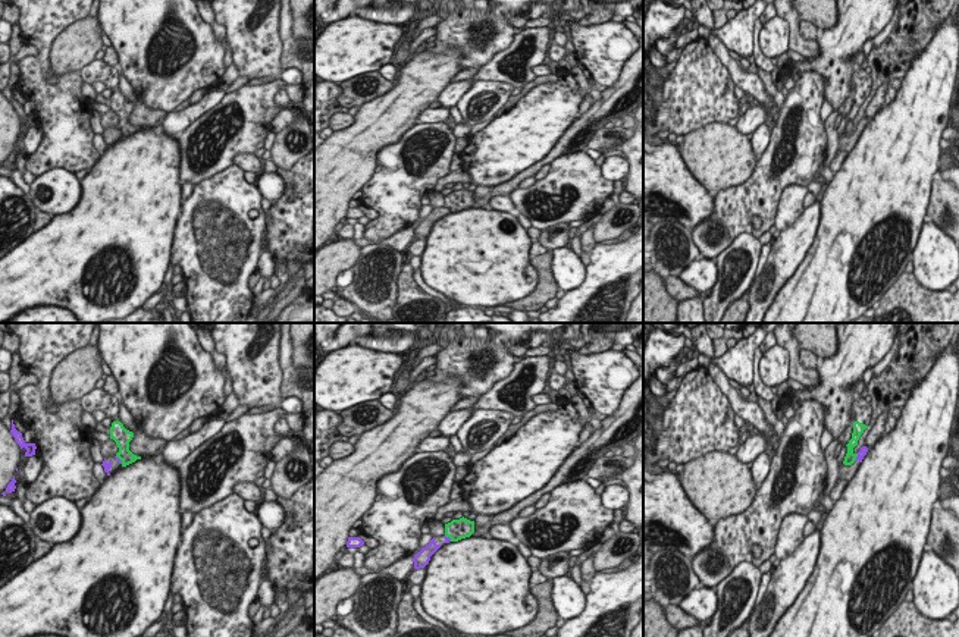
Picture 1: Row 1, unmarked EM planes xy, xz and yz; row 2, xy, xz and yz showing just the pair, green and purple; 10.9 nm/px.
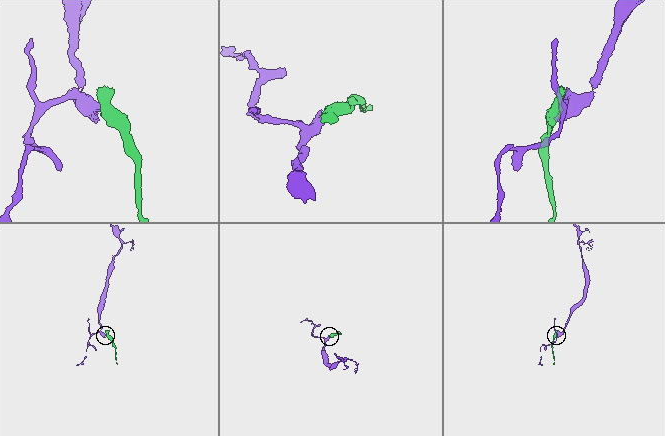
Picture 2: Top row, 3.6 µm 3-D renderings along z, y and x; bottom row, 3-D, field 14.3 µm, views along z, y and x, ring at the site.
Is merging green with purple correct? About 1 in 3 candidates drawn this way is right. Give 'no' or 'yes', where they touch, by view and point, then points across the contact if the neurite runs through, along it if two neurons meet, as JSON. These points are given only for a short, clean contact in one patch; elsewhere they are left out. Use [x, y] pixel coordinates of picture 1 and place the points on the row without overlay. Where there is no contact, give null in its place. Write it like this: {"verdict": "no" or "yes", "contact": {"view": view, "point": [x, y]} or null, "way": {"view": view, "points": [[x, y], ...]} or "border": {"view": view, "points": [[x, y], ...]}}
{"verdict": "no", "contact": {"view": "xy", "point": [119, 129]}, "border": {"view": "xy", "points": [[116, 126], [122, 134]]}}

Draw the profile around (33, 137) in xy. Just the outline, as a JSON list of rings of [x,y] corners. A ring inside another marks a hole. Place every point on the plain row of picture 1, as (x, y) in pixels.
[[[38,126],[28,128],[23,142],[22,142],[22,151],[25,156],[34,154],[38,148],[38,144],[43,138],[43,129]]]

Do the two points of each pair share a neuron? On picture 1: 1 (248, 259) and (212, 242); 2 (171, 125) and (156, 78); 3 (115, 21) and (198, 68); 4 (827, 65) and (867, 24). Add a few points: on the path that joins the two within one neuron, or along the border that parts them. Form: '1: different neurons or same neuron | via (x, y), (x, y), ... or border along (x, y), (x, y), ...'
1: same neuron | via (240, 259), (228, 259), (221, 251)
2: different neurons | border along (171, 110), (166, 115)
3: same neuron | via (140, 46), (152, 77), (174, 77)
4: same neuron | via (836, 55), (856, 34)

